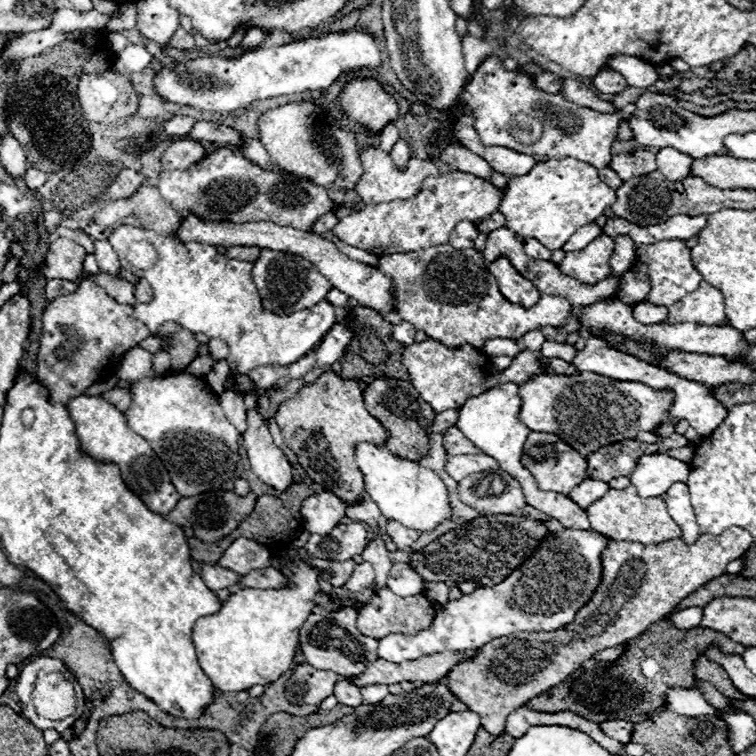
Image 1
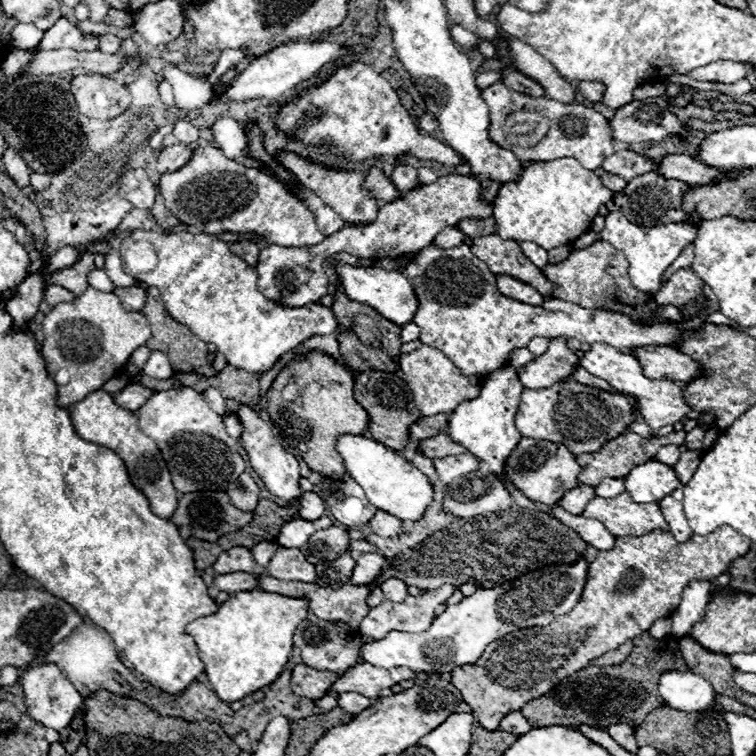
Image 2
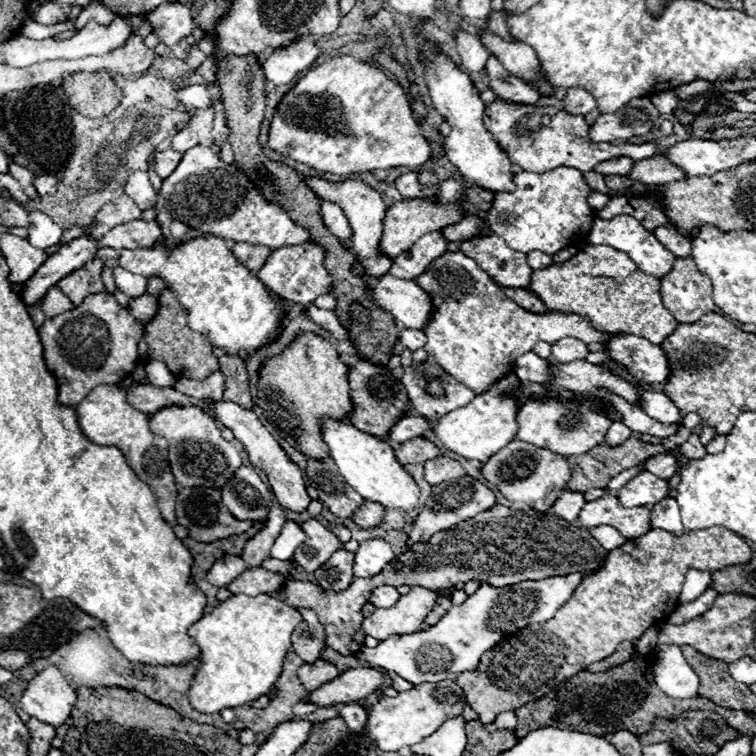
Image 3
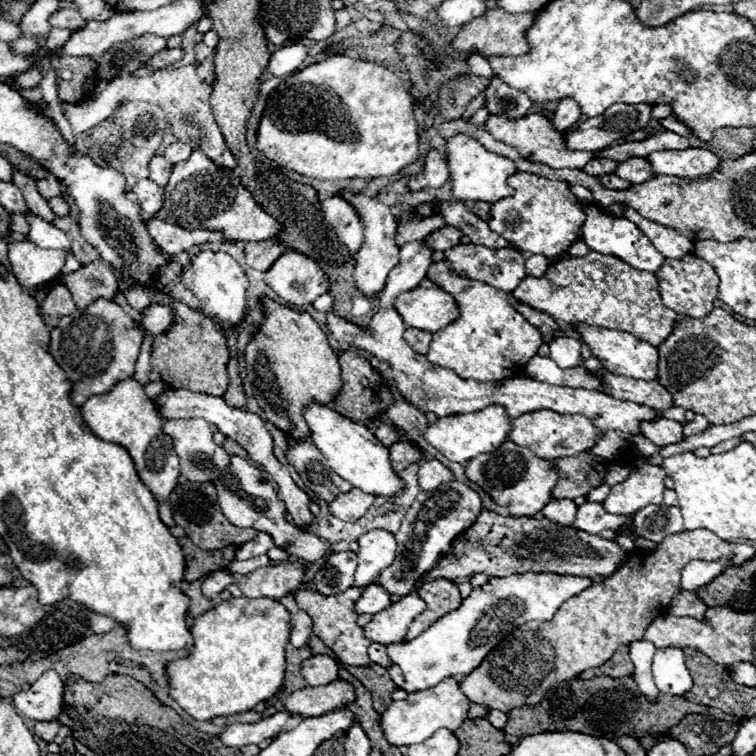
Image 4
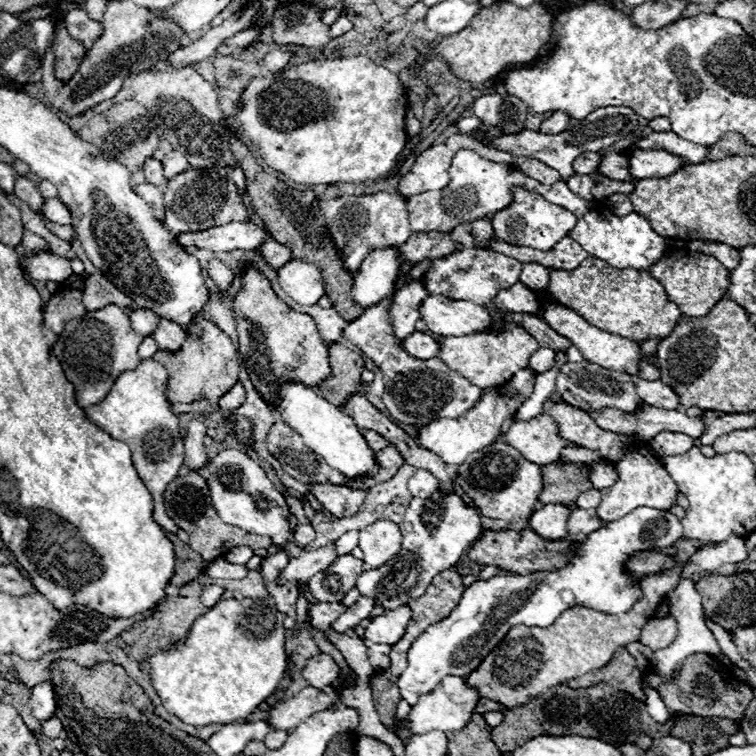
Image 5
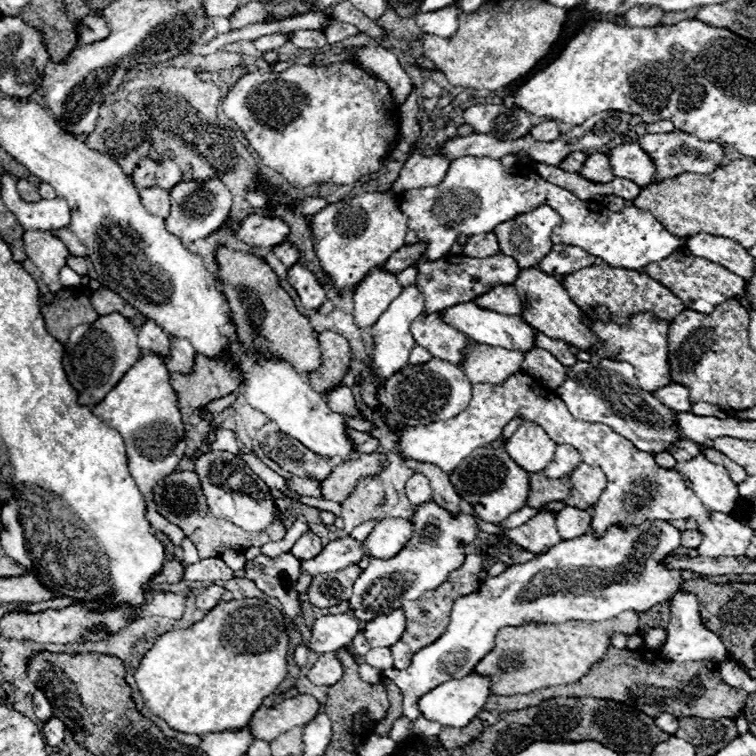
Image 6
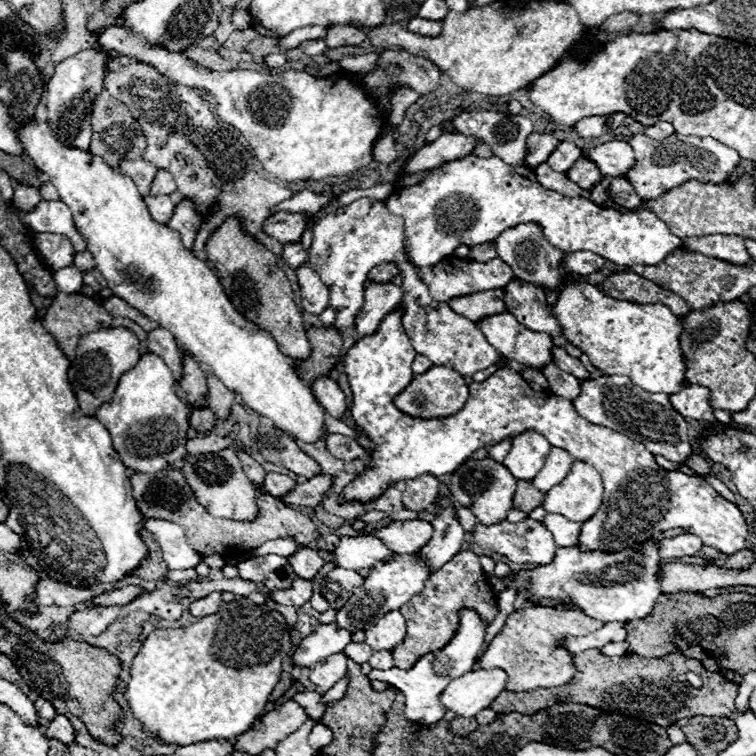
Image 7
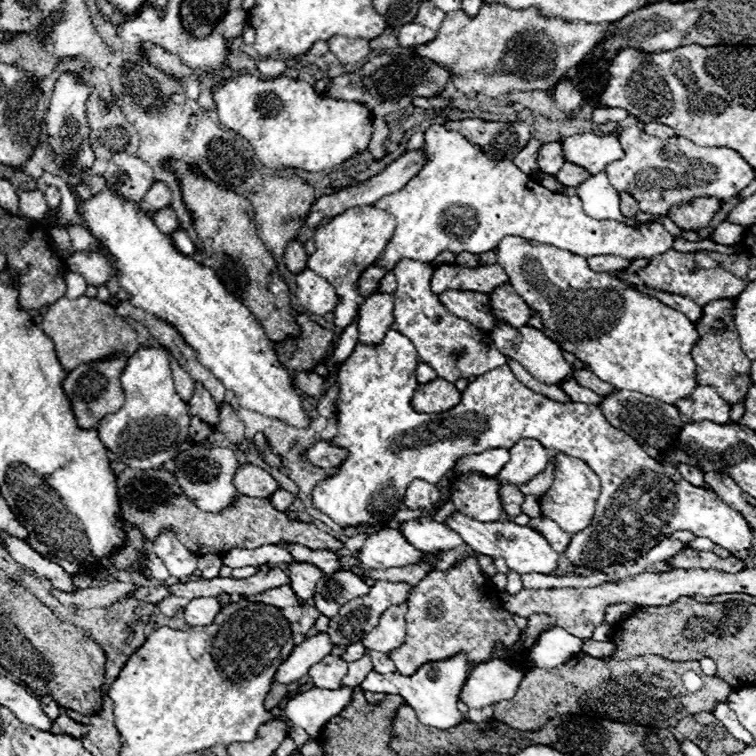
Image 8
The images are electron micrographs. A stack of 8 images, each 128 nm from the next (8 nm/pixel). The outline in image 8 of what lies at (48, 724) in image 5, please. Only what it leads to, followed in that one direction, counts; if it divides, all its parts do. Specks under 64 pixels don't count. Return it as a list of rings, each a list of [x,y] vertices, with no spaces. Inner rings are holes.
[[[60,714],[56,720],[52,720],[50,732],[52,732],[52,734],[66,734],[66,736],[72,736],[72,738],[78,738],[78,740],[80,740],[82,736],[88,734],[88,726],[74,722],[74,720],[68,718],[66,714]]]

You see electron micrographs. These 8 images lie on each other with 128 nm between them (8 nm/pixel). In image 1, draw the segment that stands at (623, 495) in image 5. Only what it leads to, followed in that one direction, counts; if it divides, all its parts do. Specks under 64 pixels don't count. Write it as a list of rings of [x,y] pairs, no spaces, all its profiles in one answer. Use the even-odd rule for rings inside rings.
[[[668,454],[642,456],[630,476],[640,496],[662,496],[674,482],[688,480],[690,466],[682,460],[670,458]]]

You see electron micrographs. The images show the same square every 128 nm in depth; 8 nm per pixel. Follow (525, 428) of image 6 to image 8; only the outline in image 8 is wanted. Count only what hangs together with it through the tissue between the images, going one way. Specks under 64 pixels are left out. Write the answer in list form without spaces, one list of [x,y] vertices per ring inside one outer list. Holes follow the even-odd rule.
[[[518,440],[510,448],[508,464],[500,470],[500,480],[504,484],[522,486],[540,474],[546,468],[546,462],[548,450],[544,450],[538,440]]]

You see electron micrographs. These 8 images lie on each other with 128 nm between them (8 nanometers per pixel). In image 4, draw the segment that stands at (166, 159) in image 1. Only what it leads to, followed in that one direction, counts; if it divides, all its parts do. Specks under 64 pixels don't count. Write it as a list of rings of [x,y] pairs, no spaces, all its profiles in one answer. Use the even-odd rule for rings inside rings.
[[[152,156],[148,166],[150,166],[150,178],[160,186],[164,186],[168,182],[170,172],[174,168],[174,164],[170,164],[164,156]]]

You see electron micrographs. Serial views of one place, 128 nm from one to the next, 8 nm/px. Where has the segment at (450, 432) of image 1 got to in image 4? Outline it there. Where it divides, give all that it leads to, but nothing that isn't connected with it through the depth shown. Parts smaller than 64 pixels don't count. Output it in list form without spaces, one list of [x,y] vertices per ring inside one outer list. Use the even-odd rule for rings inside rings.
[[[396,442],[390,446],[390,462],[396,472],[404,470],[410,464],[418,464],[420,460],[424,460],[424,450],[412,446],[410,442]]]

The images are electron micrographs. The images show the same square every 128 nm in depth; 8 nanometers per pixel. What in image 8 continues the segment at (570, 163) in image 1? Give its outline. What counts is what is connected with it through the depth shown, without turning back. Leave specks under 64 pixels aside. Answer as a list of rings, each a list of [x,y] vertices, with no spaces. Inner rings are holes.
[[[506,236],[500,242],[500,248],[496,248],[496,254],[496,262],[508,274],[508,282],[530,304],[530,308],[542,316],[542,332],[562,350],[580,358],[582,364],[600,380],[612,384],[614,388],[654,396],[666,404],[676,404],[676,400],[694,392],[696,364],[690,352],[698,340],[698,332],[694,322],[690,322],[682,312],[636,292],[616,276],[600,276],[600,272],[592,272],[584,258],[548,244],[532,244],[532,240],[524,240],[520,236]]]

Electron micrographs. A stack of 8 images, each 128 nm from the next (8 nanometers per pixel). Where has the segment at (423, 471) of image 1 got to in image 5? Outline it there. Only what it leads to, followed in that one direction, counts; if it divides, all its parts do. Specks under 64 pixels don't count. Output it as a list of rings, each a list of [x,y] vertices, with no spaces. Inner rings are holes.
[[[294,382],[282,386],[280,398],[282,398],[282,404],[278,408],[280,416],[286,420],[286,424],[292,430],[296,430],[302,436],[302,440],[308,448],[312,448],[318,456],[322,456],[326,460],[328,466],[332,466],[334,470],[338,470],[340,474],[344,474],[350,480],[376,474],[378,464],[376,464],[374,450],[368,446],[368,442],[360,434],[356,422],[346,412],[342,412],[334,404],[326,402],[314,388],[294,384]]]

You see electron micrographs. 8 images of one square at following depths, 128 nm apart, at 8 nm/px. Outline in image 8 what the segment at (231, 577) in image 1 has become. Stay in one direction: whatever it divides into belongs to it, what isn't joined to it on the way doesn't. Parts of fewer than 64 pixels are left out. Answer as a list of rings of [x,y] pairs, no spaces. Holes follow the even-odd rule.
[[[386,528],[370,534],[364,546],[356,552],[360,568],[398,568],[420,560],[422,552],[414,550],[398,530]]]

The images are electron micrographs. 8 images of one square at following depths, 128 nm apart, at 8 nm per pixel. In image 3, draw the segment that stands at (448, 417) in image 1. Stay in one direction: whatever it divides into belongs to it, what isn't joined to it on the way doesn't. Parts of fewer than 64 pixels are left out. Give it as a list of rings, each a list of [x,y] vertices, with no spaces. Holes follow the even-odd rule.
[[[410,416],[400,420],[398,424],[394,424],[392,428],[392,436],[388,440],[392,442],[408,442],[416,436],[422,436],[432,424],[428,422],[428,418],[420,418],[420,416]]]

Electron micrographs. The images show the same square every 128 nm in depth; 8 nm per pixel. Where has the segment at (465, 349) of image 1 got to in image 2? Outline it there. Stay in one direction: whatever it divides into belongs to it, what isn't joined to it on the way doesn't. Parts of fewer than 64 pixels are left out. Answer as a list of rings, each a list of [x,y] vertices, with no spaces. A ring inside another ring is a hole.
[[[564,336],[550,340],[550,348],[542,356],[534,356],[532,364],[518,368],[518,380],[524,388],[548,388],[554,382],[560,382],[570,376],[572,366],[580,364],[580,358],[566,346]],[[426,344],[416,352],[402,354],[400,370],[404,372],[404,380],[408,382],[416,398],[416,406],[424,416],[434,416],[440,412],[450,414],[460,402],[476,398],[482,388],[482,376],[464,376],[460,368],[456,368],[456,364],[452,364],[448,356],[444,356],[444,352]]]

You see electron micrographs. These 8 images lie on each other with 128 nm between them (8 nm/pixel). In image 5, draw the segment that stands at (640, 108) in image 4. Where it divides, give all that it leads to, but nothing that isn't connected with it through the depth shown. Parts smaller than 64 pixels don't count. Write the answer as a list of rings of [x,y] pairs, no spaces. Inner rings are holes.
[[[606,106],[606,108],[598,108],[596,112],[592,112],[590,116],[580,120],[578,124],[572,124],[568,130],[564,130],[560,134],[552,136],[552,134],[534,132],[534,130],[522,130],[520,134],[514,134],[514,136],[494,138],[494,148],[502,150],[502,152],[510,152],[512,156],[532,156],[532,158],[538,158],[540,162],[556,168],[560,172],[561,180],[566,182],[568,178],[574,176],[572,162],[580,154],[584,154],[584,152],[600,152],[600,150],[612,146],[614,142],[618,142],[620,138],[628,136],[636,128],[638,128],[638,114],[632,112],[632,108],[626,108],[626,106]]]

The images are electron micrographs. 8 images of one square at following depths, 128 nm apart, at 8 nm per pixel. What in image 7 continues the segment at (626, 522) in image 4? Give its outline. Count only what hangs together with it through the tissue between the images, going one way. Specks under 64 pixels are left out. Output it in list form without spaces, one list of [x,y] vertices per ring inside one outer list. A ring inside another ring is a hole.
[[[546,514],[542,522],[552,532],[556,546],[560,546],[560,548],[562,546],[574,546],[578,542],[582,522],[570,522],[568,518],[558,516],[558,514]]]

